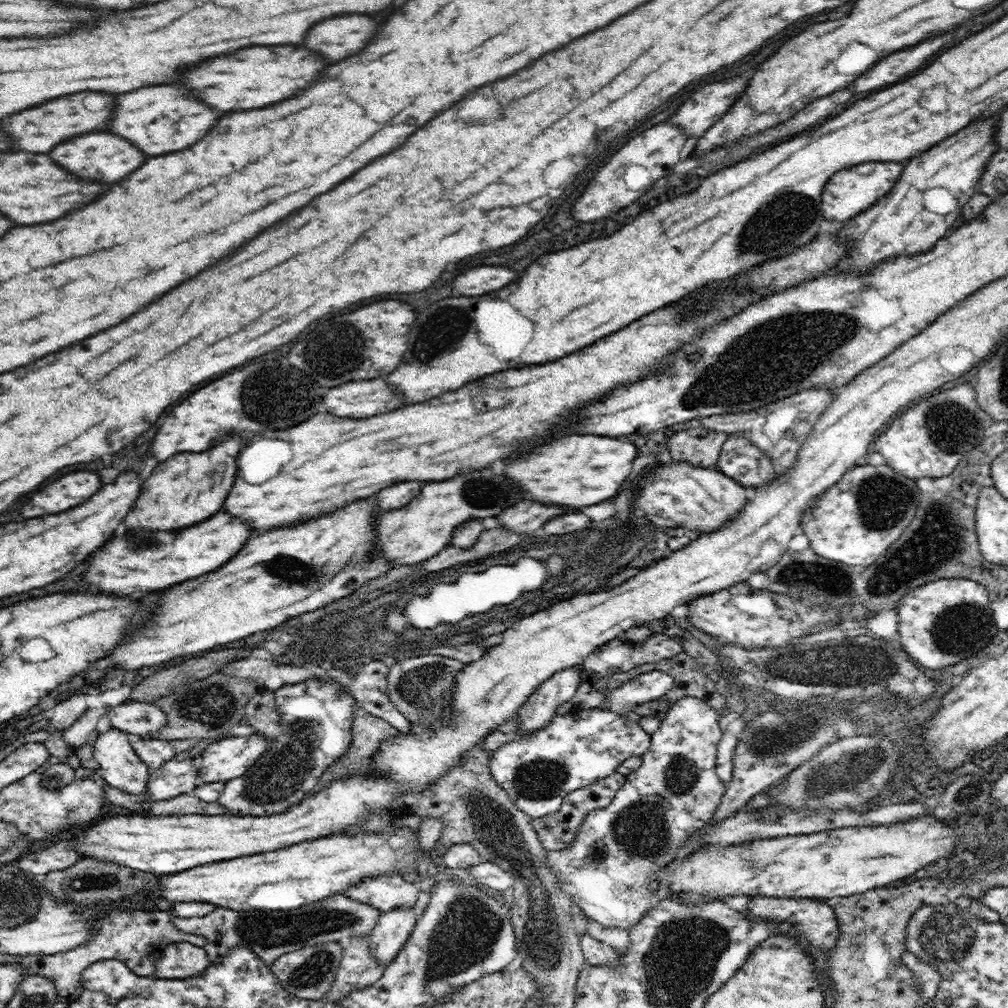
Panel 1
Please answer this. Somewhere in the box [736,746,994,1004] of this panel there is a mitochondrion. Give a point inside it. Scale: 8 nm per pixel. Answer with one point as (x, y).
(945, 936)

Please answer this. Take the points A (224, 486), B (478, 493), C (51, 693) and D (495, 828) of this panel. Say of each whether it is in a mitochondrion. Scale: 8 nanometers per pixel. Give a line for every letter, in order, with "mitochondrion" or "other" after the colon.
A: other
B: mitochondrion
C: other
D: mitochondrion

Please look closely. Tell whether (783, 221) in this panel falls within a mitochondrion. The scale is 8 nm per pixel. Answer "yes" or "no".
yes

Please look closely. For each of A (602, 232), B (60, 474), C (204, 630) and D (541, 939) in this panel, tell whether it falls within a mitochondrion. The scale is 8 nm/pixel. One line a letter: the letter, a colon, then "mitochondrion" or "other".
A: other
B: other
C: other
D: mitochondrion

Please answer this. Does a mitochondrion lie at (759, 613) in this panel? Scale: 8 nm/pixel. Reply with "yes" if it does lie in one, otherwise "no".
no

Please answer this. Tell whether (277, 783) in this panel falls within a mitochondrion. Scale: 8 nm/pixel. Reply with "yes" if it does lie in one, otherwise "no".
yes

